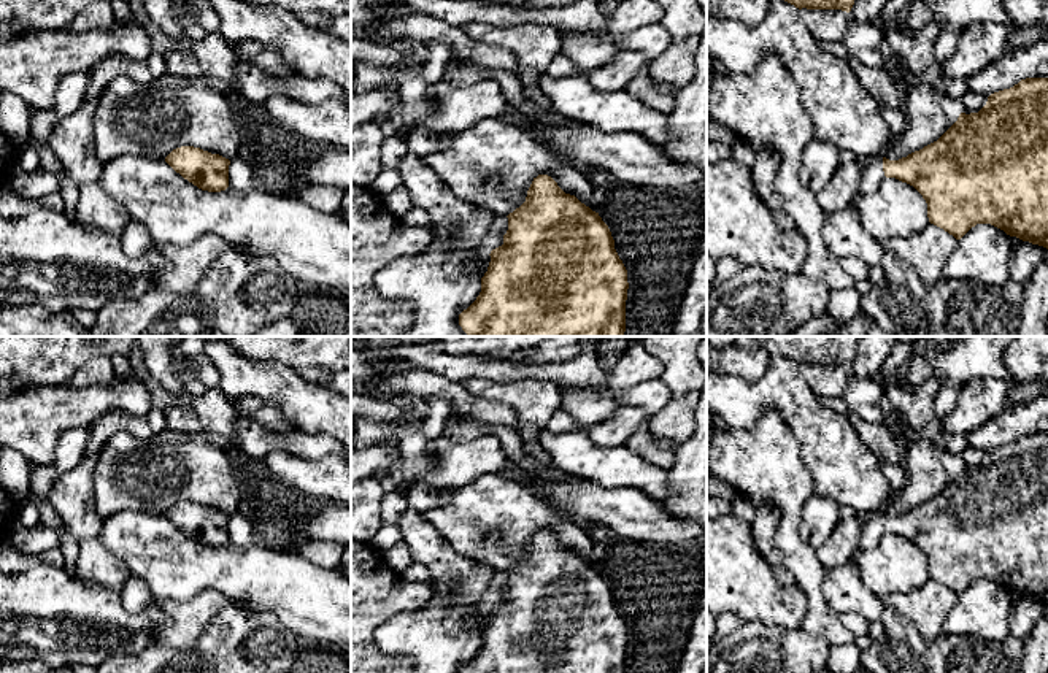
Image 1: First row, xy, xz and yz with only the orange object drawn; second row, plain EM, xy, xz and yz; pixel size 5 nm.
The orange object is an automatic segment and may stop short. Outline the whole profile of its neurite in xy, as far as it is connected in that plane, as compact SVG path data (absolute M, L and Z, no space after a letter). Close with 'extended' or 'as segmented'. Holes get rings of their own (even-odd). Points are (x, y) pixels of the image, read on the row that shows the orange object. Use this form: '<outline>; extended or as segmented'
M194 146L173 149L165 162L202 190L221 192L229 187L230 160Z; as segmented

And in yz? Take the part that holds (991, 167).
M1026 78L994 92L978 113L961 113L934 143L899 160L883 156L862 160L856 197L875 192L884 178L913 186L927 203L929 222L961 240L977 224L991 224L1010 237L1048 249L1048 78Z; extended

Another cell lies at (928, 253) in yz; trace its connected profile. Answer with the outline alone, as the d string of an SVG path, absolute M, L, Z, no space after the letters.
M929 222L919 235L884 241L883 248L911 263L919 279L930 284L942 278L948 257L957 248L957 240Z

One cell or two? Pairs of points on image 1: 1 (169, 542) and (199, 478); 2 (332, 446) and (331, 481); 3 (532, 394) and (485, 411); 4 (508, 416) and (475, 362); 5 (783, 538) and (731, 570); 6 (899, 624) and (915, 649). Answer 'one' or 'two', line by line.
1: two
2: two
3: two
4: two
5: two
6: one

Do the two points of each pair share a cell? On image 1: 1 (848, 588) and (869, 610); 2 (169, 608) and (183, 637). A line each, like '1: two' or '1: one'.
1: one
2: one

